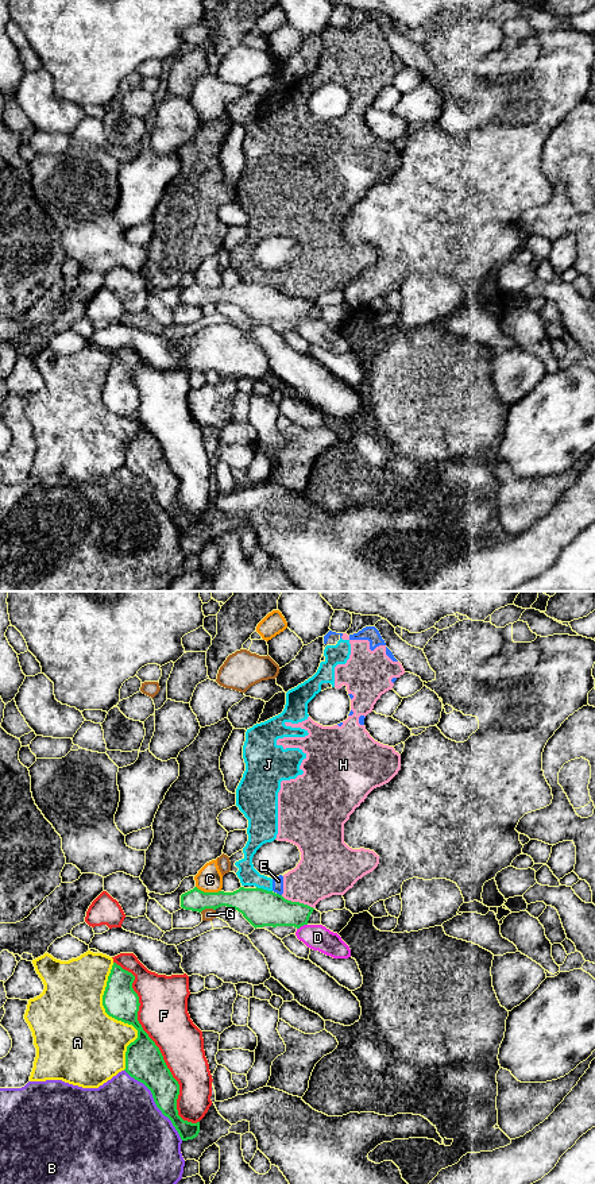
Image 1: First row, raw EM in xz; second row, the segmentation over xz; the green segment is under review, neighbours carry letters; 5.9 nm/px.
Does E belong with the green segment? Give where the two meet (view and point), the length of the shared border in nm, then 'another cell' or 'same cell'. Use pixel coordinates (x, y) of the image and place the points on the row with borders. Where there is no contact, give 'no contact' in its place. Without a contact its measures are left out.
meets green in xz at (278, 894); contact 40 nm long; another cell

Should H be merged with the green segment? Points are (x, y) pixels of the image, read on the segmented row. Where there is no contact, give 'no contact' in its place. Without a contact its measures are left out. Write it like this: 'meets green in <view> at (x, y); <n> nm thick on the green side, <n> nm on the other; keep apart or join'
meets green in xz at (297, 902); 220 nm thick on the green side, 320 nm on the other; keep apart

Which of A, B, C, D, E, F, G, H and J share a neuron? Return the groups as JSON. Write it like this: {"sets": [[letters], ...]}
{"sets": [["A"], ["B"], ["C"], ["D"], ["E", "H", "J"], ["F"], ["G"]]}

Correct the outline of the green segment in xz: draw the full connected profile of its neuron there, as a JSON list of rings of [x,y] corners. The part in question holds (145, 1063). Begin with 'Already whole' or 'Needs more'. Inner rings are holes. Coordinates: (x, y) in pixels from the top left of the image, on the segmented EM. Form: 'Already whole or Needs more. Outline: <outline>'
Already whole. Outline: [[[113,963],[103,995],[105,1013],[138,1030],[138,1038],[127,1046],[124,1071],[151,1091],[157,1107],[171,1121],[181,1139],[193,1139],[200,1133],[200,1122],[192,1123],[178,1115],[179,1084],[167,1068],[159,1048],[138,1021],[140,1003],[132,988],[134,980],[131,972]]]

